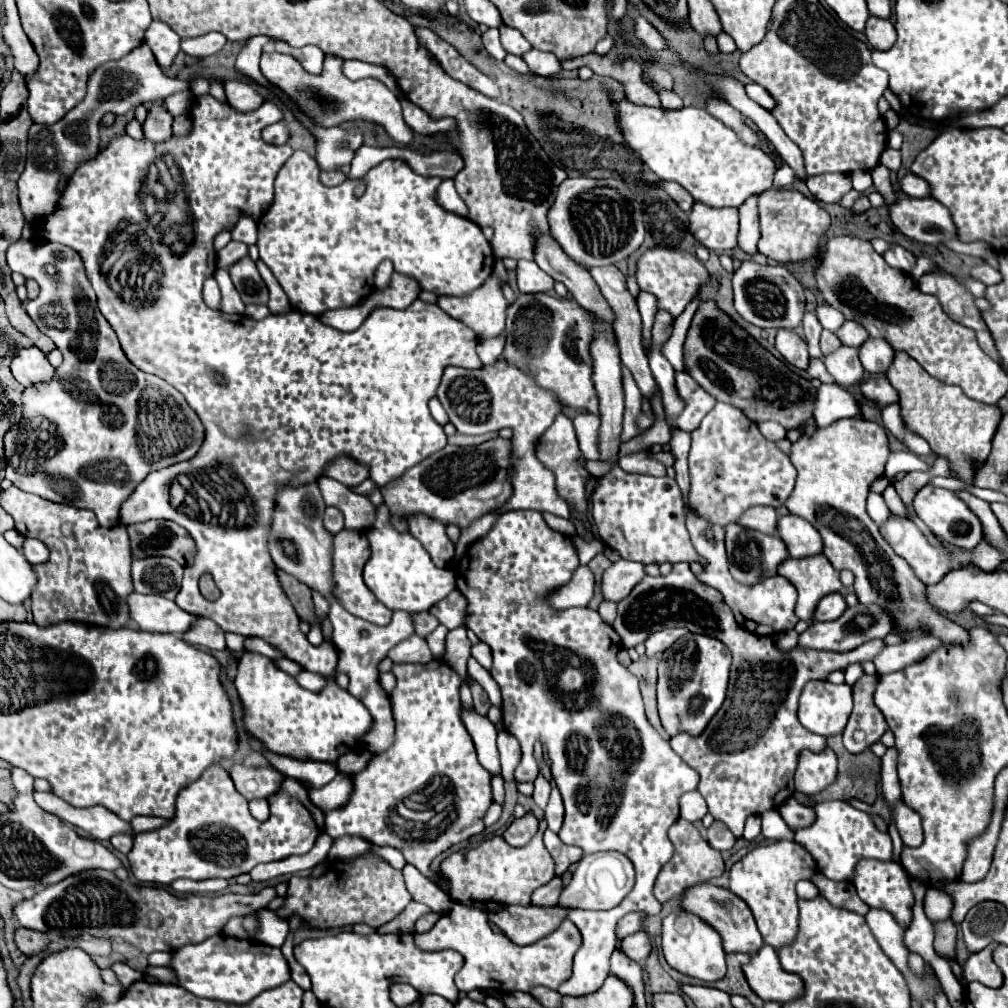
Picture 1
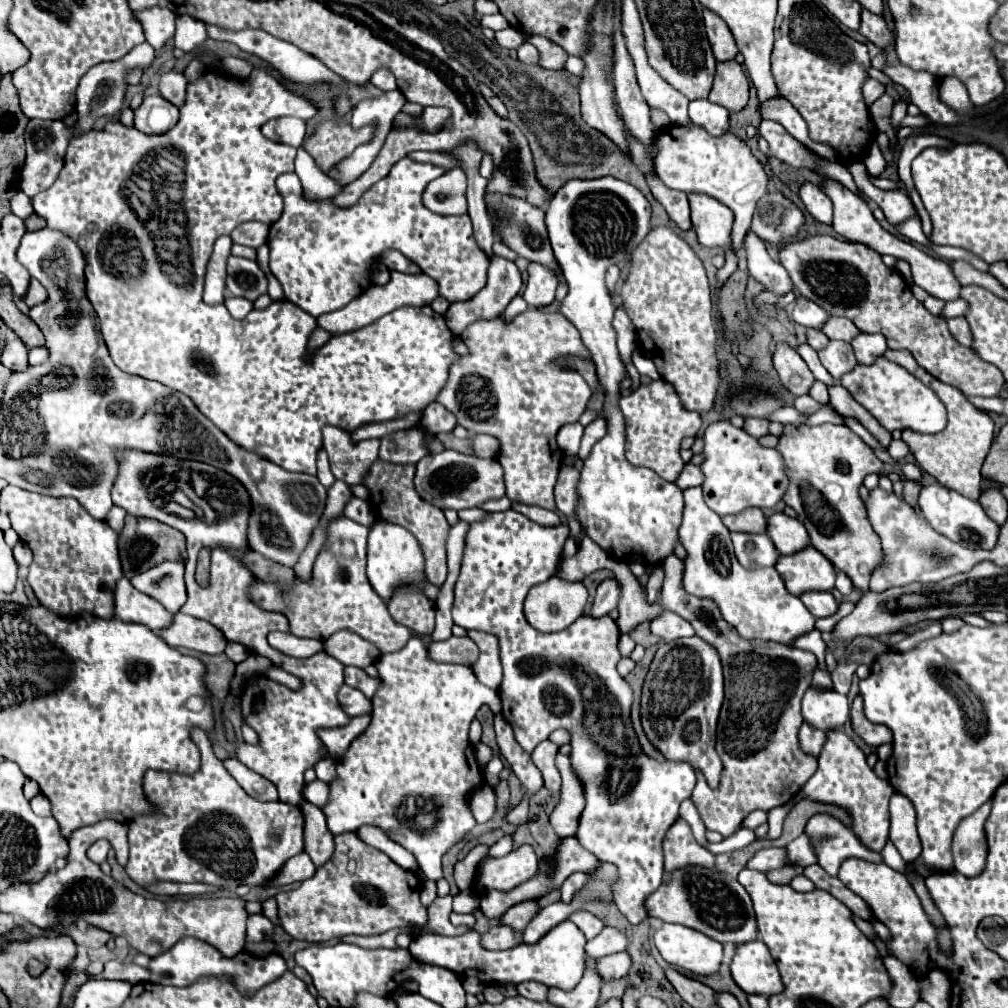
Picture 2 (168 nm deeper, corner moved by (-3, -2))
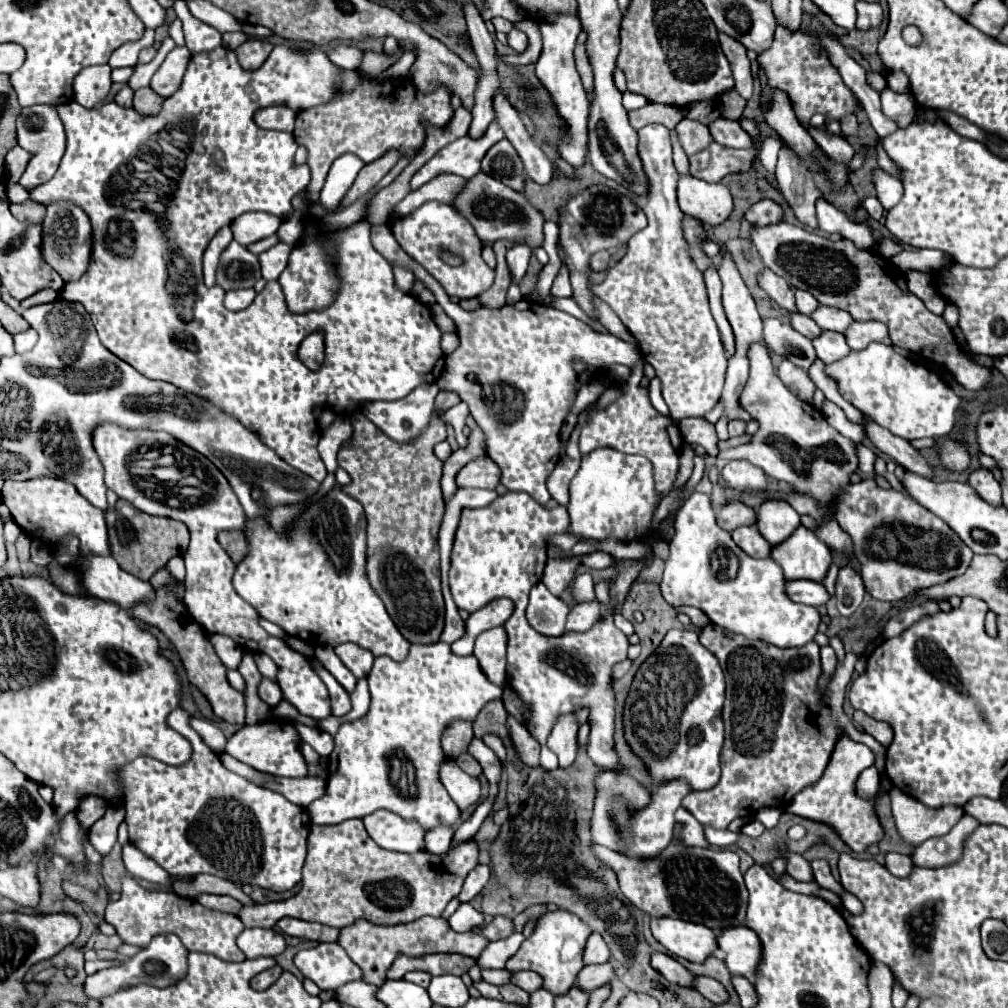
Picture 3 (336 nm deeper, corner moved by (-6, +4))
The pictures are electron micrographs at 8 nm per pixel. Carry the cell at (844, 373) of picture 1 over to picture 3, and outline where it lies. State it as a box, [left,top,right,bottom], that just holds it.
[814,332,850,364]

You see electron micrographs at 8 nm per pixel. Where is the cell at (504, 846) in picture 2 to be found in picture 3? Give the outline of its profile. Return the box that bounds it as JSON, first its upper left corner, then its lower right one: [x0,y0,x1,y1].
[458,864,490,902]

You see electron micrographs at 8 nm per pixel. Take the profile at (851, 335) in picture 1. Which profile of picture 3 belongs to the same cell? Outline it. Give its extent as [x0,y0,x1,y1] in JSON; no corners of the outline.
[812,306,854,332]

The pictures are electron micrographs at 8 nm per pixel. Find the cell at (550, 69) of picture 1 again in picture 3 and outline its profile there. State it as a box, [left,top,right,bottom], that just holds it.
[508,28,528,52]

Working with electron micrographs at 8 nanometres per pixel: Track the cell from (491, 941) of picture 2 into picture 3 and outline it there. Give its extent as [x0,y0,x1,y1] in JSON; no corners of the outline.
[338,918,488,986]

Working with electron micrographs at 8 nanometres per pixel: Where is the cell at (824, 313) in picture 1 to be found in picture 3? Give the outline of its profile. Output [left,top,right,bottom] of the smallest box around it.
[796,290,818,316]

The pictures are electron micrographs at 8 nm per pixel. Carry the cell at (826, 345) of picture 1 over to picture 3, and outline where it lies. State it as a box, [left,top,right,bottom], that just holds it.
[792,314,822,340]

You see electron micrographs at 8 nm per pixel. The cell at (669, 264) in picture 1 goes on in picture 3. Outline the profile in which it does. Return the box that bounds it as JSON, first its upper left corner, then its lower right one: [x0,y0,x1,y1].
[594,124,728,420]

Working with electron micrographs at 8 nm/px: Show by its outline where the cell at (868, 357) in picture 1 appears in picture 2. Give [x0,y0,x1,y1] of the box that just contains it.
[851,334,887,364]

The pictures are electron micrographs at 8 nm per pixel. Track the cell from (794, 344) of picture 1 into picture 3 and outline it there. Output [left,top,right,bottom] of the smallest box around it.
[778,358,816,402]

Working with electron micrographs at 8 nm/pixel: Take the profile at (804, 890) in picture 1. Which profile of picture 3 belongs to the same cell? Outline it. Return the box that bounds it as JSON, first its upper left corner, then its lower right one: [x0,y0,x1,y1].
[778,844,814,882]

